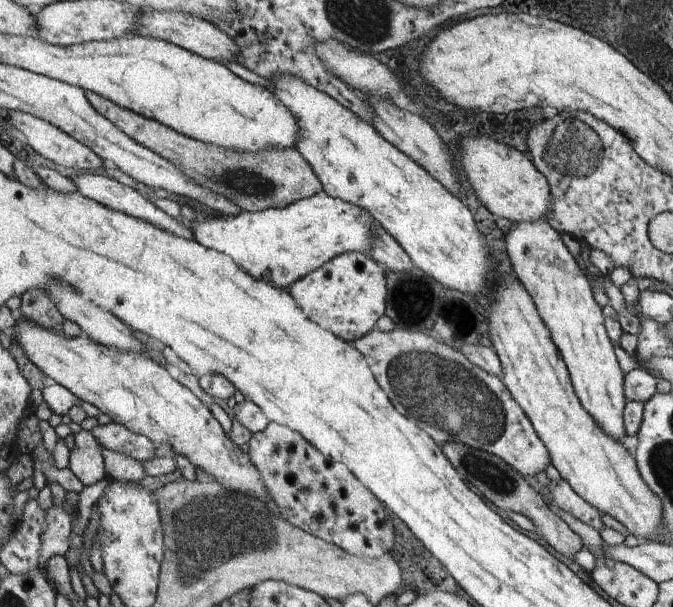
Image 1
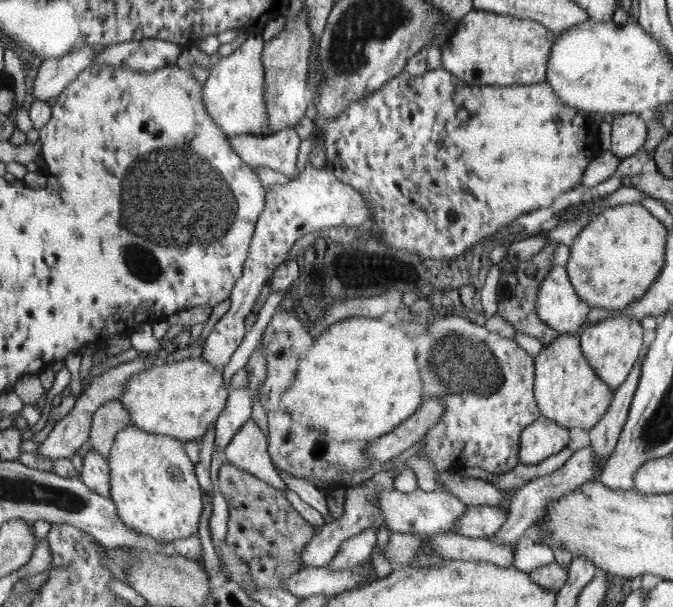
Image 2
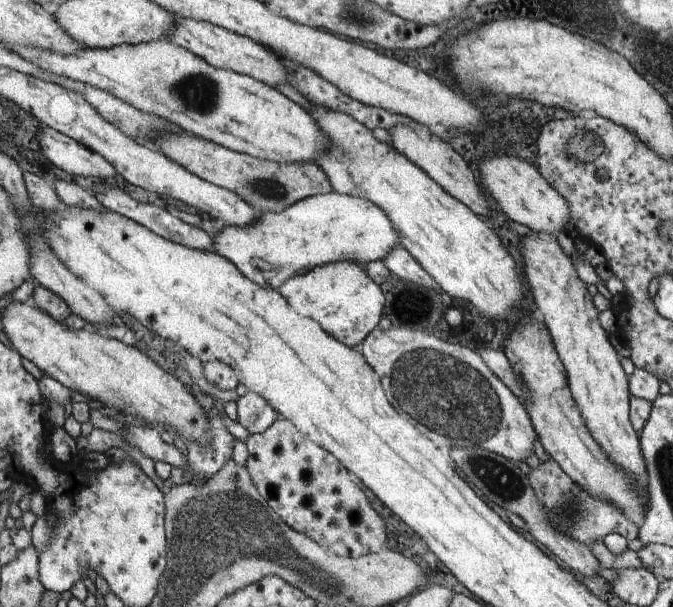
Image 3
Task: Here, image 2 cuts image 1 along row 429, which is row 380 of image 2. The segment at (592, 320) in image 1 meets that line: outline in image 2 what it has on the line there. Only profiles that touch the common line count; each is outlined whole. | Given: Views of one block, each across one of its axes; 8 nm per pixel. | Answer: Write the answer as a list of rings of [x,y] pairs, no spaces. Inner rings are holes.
[[[618,312],[616,317],[609,317],[584,330],[579,341],[582,343],[583,354],[596,374],[615,390],[627,380],[631,370],[635,368],[646,345],[645,334],[640,320],[632,319],[630,315],[620,315]]]

